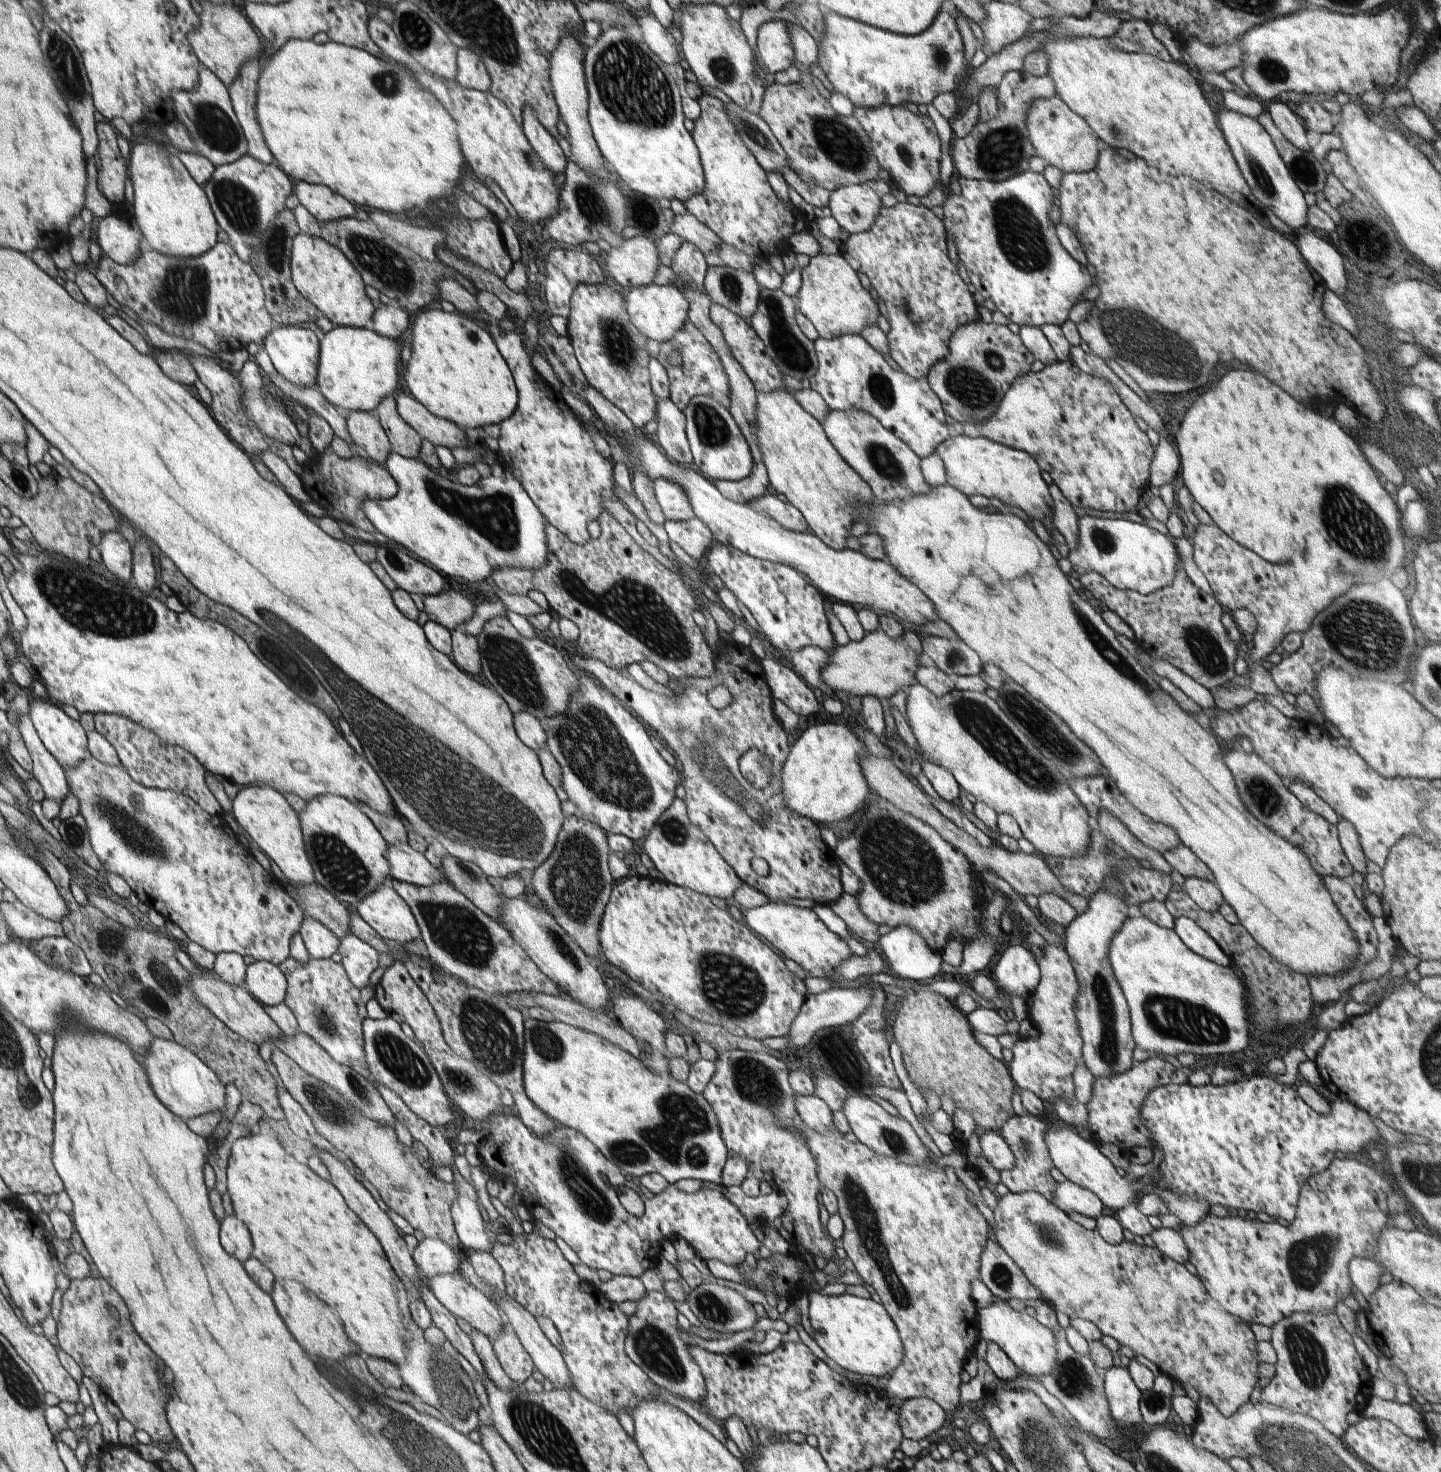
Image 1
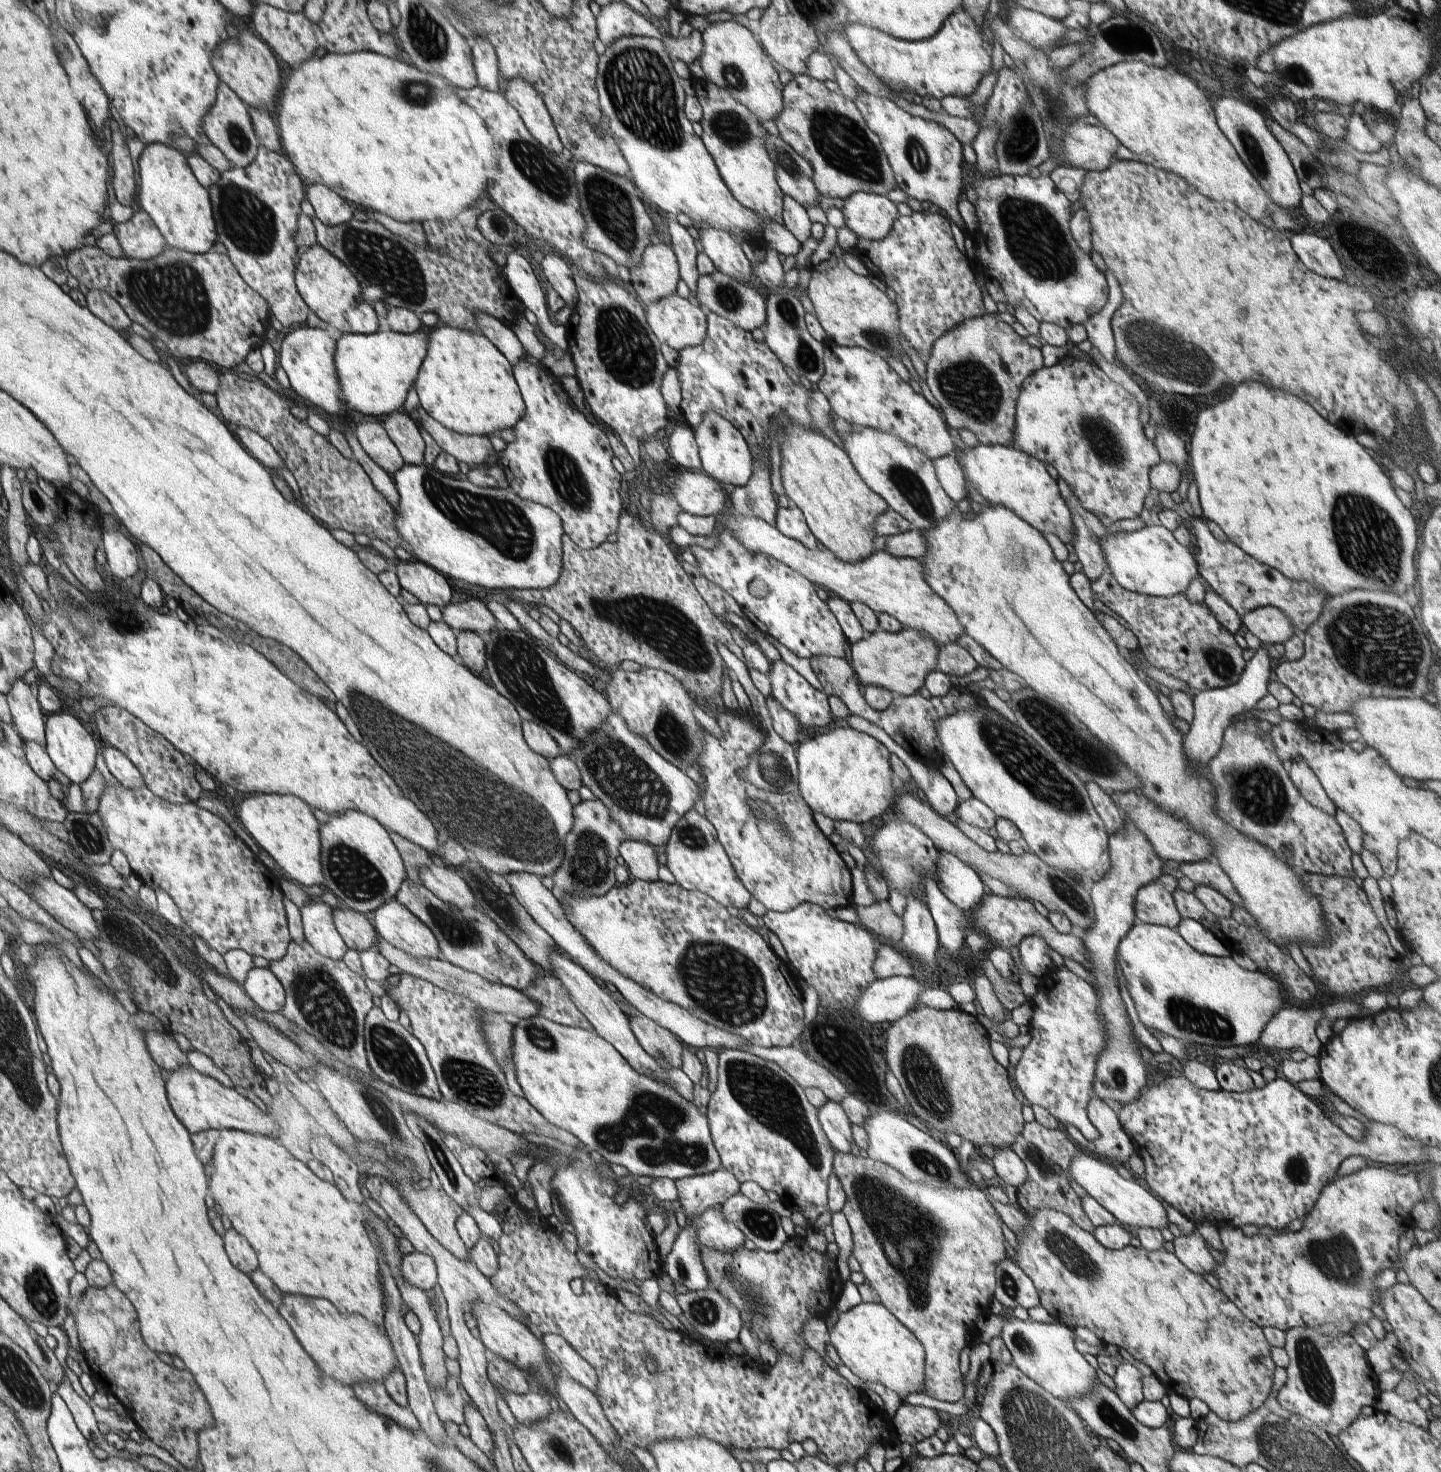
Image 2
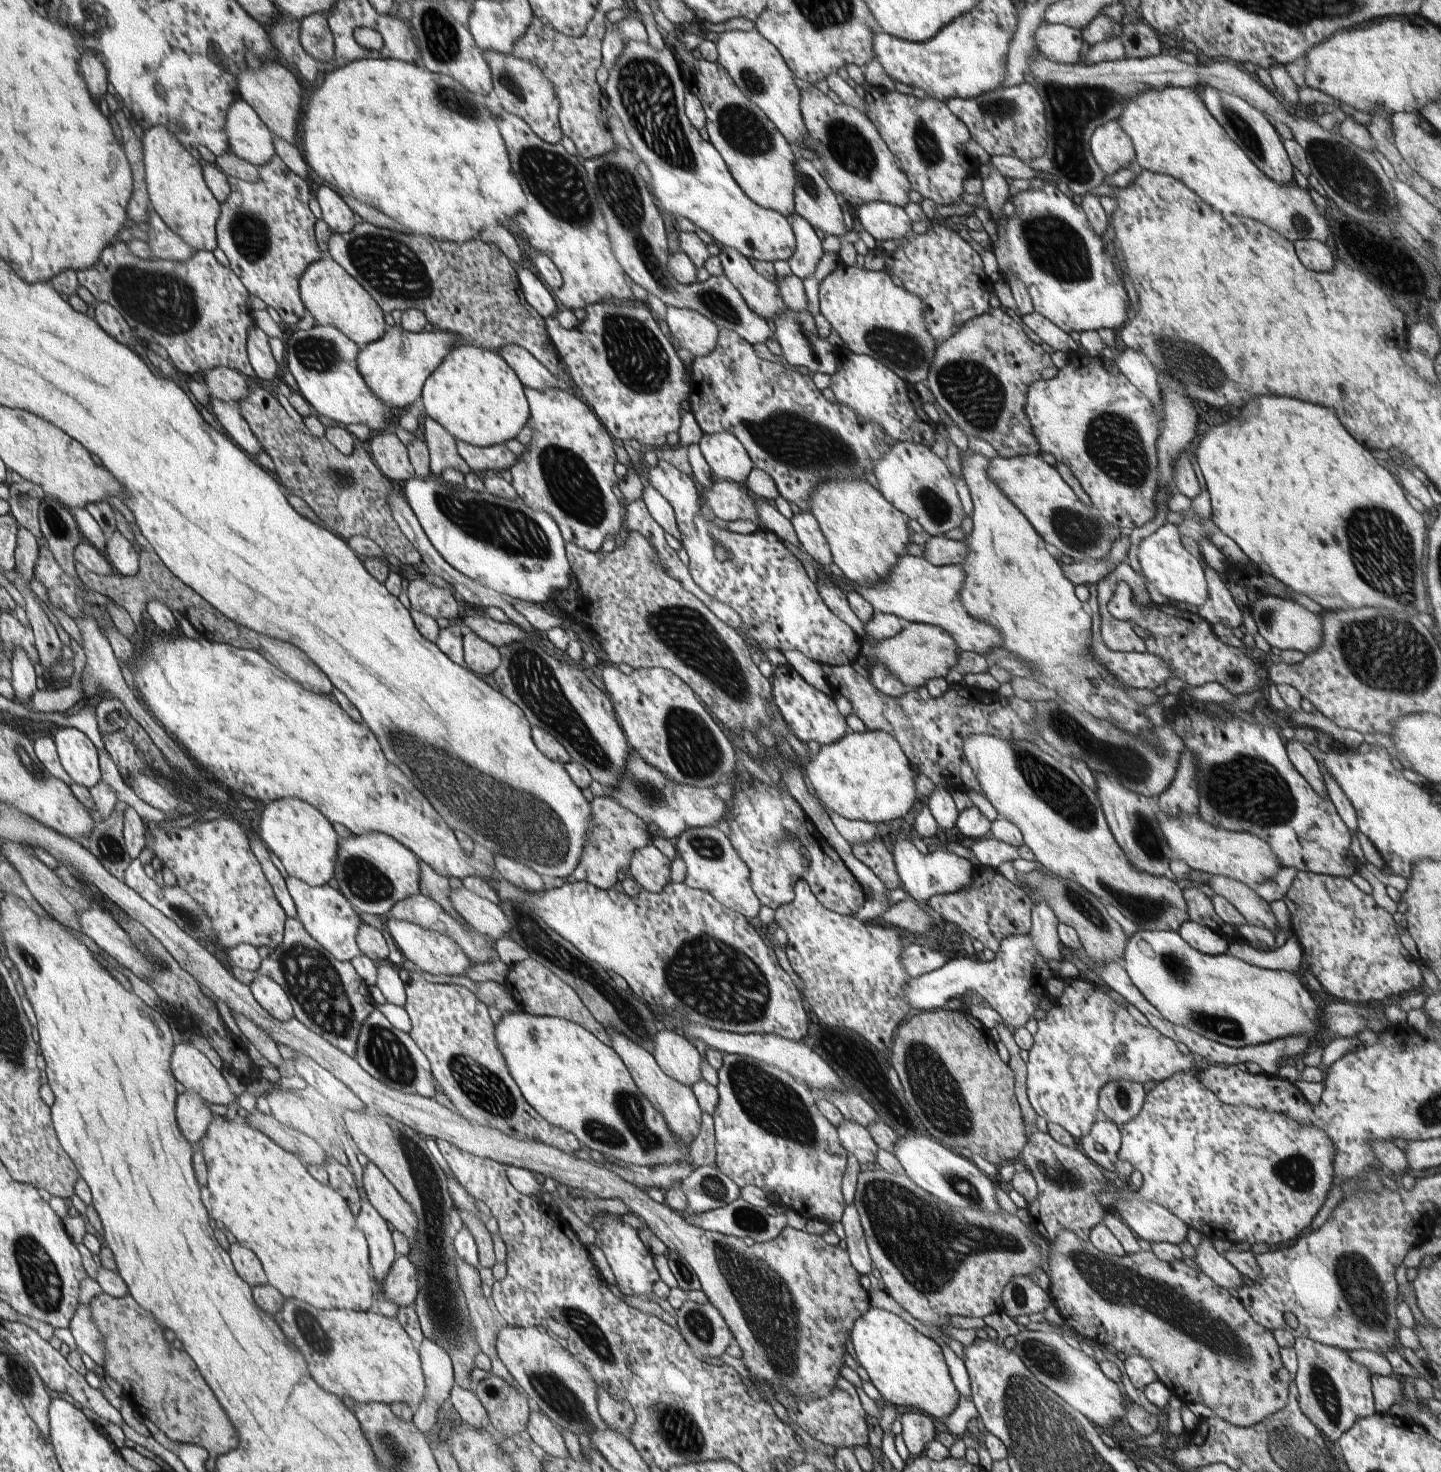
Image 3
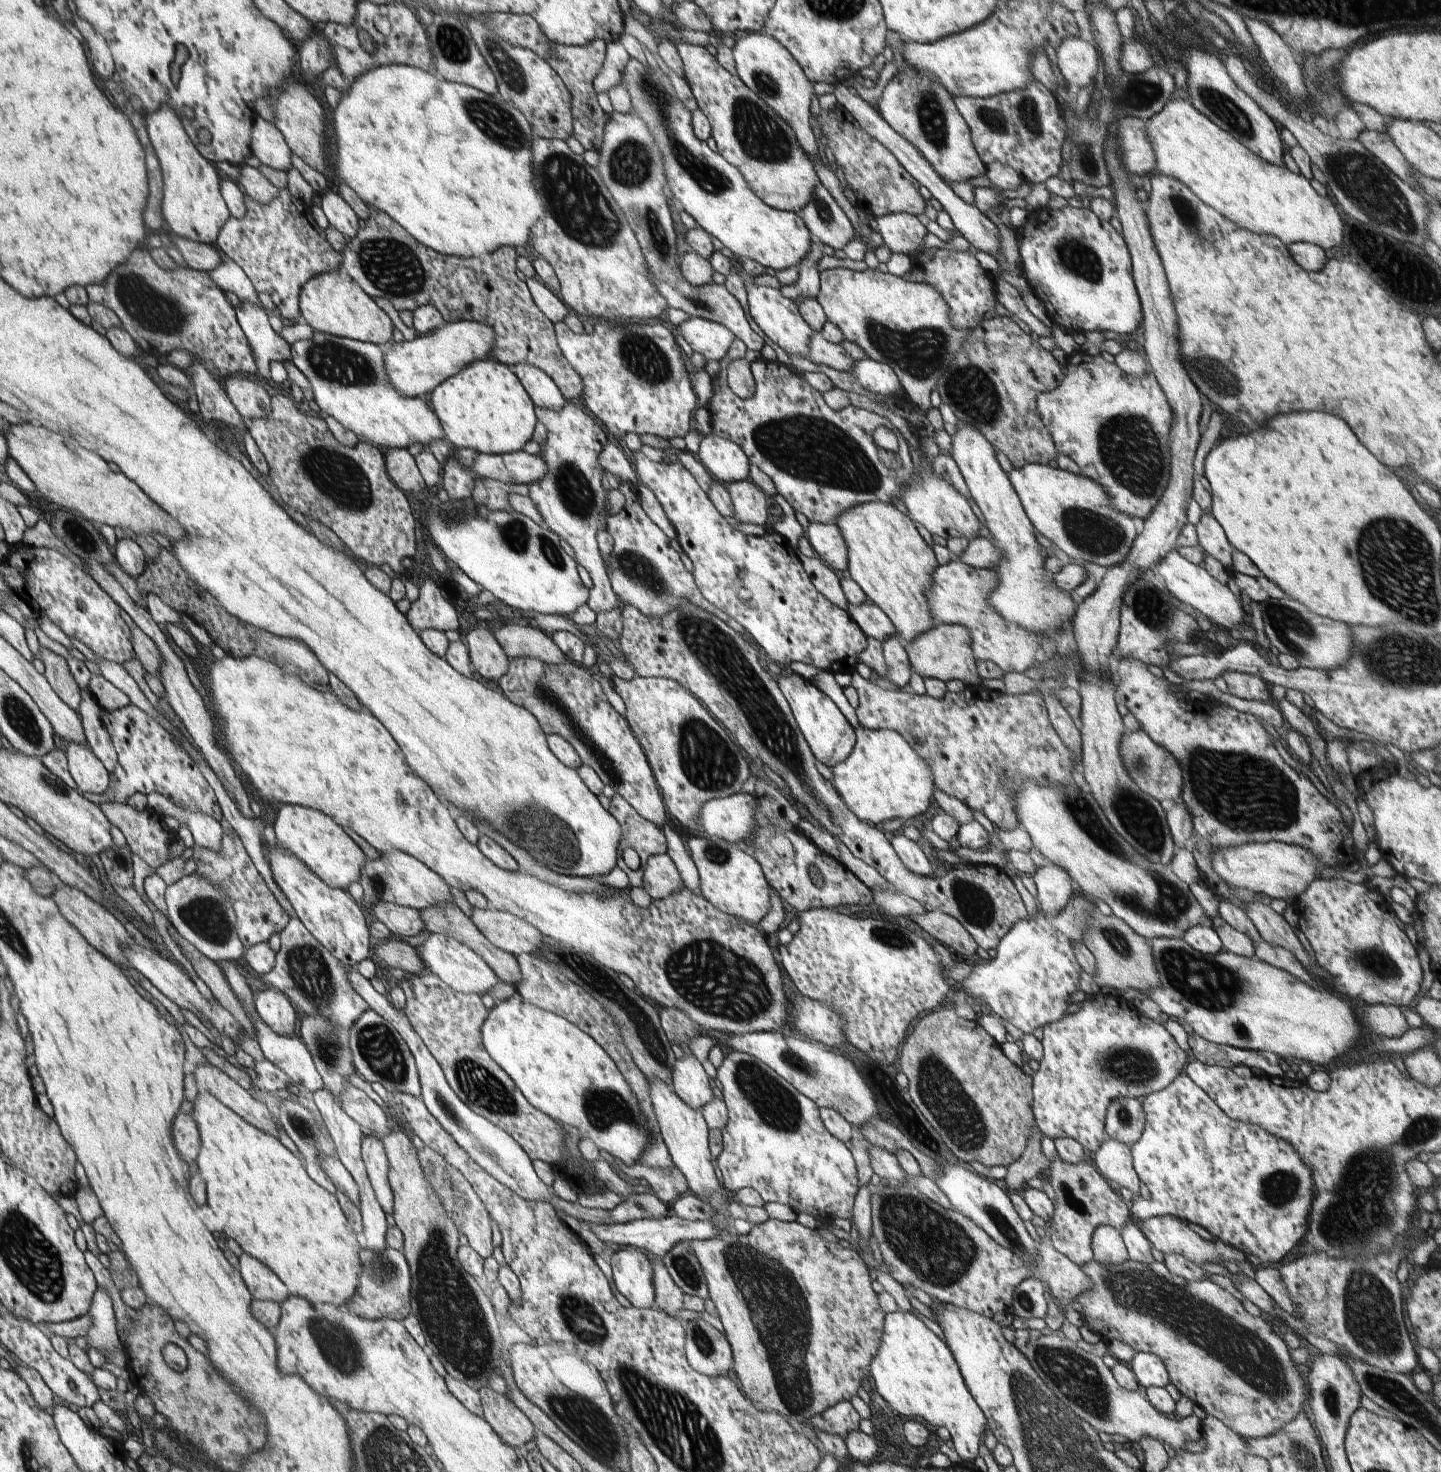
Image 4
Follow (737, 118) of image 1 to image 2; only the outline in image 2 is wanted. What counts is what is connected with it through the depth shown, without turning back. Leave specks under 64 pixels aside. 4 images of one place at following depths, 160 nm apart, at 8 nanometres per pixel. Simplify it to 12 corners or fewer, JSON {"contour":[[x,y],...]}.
{"contour":[[780,137],[765,145],[785,196],[819,206],[812,165]]}

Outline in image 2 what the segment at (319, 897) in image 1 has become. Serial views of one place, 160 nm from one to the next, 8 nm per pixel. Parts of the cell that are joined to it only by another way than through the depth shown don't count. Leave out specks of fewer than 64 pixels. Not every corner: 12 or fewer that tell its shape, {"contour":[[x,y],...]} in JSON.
{"contour":[[346,906],[335,925],[347,947],[376,947],[379,934],[369,916]]}

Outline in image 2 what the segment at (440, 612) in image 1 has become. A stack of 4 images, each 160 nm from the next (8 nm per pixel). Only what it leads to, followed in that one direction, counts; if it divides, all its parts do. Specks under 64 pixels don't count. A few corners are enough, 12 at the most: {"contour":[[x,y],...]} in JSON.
{"contour":[[478,599],[440,608],[455,632],[491,633],[498,619]]}

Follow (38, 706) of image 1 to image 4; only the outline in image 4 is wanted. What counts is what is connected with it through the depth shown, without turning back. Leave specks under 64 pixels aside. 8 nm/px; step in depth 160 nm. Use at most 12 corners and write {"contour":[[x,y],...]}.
{"contour":[[68,742],[68,770],[80,792],[101,795],[110,772],[87,743]]}

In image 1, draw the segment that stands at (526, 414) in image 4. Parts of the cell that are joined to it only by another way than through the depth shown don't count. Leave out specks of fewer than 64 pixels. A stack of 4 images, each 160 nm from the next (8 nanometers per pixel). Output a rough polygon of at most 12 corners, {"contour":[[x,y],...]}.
{"contour":[[416,313],[403,389],[462,428],[507,421],[515,378],[494,331]]}

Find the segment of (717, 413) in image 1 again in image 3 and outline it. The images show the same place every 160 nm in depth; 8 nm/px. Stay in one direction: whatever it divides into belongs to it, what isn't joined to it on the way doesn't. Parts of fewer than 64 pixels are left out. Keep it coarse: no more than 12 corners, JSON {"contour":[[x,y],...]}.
{"contour":[[729,432],[704,436],[715,480],[746,482],[755,467]]}

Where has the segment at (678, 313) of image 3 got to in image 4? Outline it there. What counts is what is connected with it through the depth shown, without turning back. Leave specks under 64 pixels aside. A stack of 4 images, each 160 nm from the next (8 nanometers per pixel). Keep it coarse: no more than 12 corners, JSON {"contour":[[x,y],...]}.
{"contour":[[691,317],[678,327],[692,351],[722,360],[737,338],[726,326]]}

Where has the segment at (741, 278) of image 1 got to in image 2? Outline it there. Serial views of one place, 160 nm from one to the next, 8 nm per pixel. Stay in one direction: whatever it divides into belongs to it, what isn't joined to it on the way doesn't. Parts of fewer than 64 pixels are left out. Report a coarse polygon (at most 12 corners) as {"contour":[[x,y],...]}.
{"contour":[[715,270],[702,275],[691,300],[751,332],[767,305],[752,284]]}

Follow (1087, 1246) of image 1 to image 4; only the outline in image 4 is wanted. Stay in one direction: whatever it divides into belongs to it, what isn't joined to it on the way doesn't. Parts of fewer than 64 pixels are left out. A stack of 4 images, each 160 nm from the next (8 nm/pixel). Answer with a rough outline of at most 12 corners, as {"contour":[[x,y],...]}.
{"contour":[[1080,1266],[1082,1320],[1244,1438],[1303,1412],[1270,1322],[1207,1276]]}

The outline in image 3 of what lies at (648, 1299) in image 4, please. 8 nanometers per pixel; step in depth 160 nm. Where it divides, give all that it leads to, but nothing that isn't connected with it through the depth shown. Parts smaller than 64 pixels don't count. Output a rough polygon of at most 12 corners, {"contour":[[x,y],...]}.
{"contour":[[597,1215],[595,1243],[616,1286],[650,1294],[658,1281],[648,1247],[615,1215]]}

